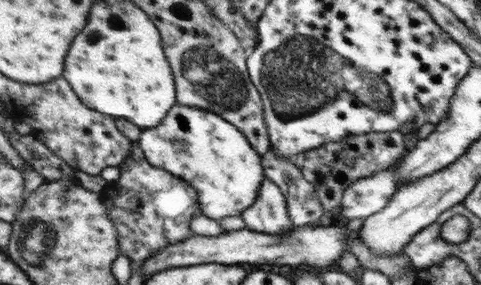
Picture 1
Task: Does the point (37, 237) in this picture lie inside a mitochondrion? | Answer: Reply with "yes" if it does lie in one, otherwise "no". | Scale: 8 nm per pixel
yes

